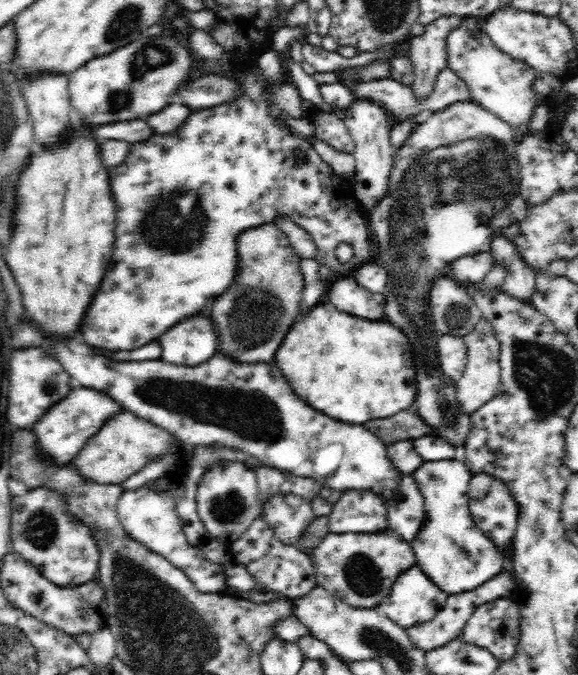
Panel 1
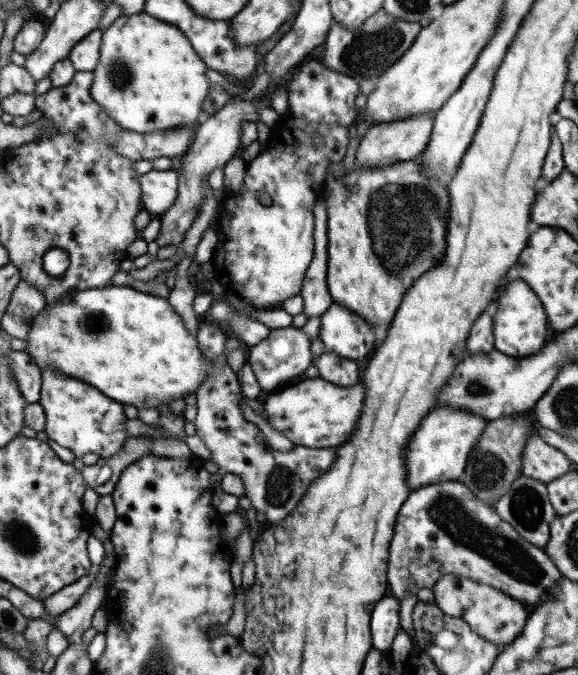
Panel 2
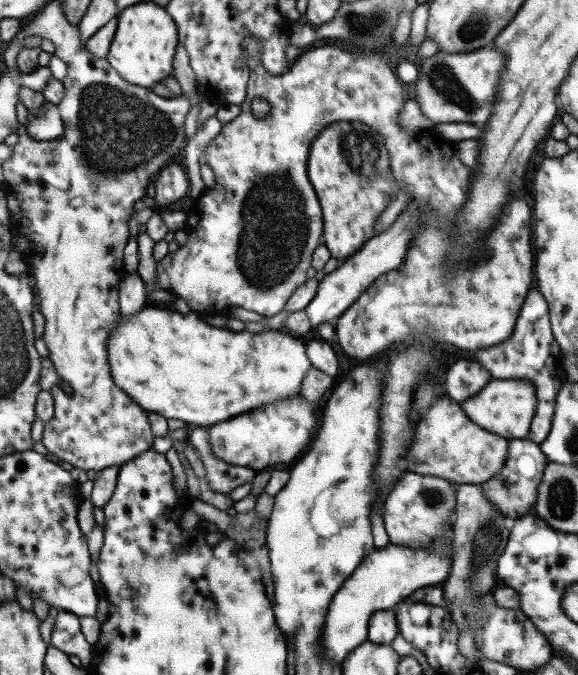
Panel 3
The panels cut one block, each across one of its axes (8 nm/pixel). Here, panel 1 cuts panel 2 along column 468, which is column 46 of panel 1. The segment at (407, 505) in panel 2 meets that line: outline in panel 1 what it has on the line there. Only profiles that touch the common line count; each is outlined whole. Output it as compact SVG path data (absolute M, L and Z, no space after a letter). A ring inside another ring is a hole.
M46 488L28 490L13 498L11 541L13 550L25 558L51 583L77 587L98 577L98 545L86 525L78 523L68 511L67 502Z

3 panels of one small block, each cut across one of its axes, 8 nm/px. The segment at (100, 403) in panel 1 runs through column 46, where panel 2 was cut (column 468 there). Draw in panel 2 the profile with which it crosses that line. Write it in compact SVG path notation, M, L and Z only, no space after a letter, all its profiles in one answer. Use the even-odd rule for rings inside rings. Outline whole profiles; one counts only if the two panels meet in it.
M441 406L429 412L419 424L419 428L415 429L415 434L408 439L404 450L406 479L410 490L443 481L461 480L468 454L482 434L485 425L484 418L449 406Z

